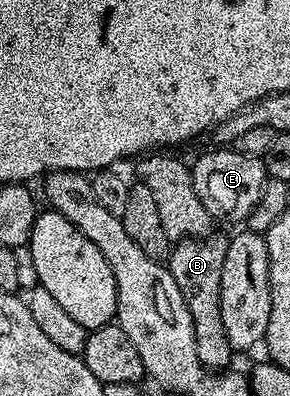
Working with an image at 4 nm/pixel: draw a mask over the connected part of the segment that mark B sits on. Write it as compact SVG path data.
M210 235L200 239L178 241L172 246L167 258L167 267L179 283L179 291L183 295L183 303L187 303L187 311L191 311L191 323L195 327L195 351L199 355L199 363L210 371L221 371L232 357L235 350L231 343L227 343L227 331L223 327L223 311L219 311L219 283L223 283L223 259L229 246L228 240L223 236Z

